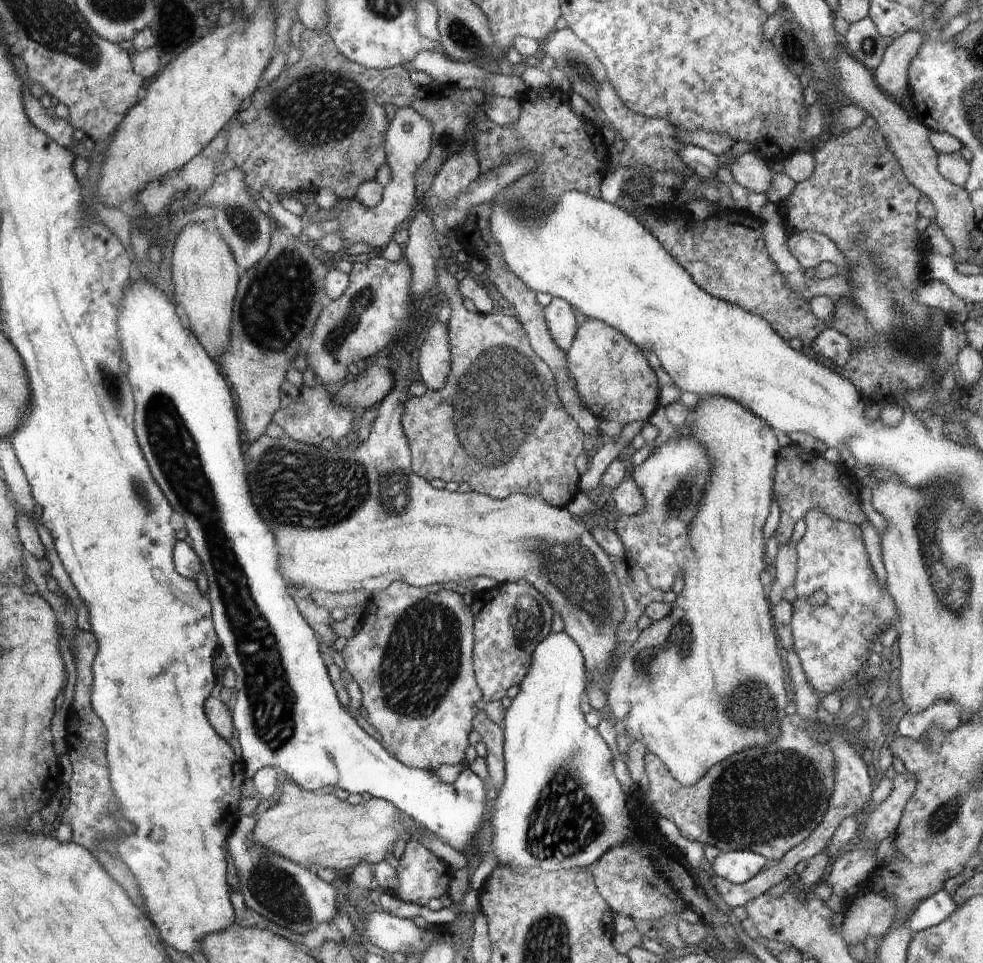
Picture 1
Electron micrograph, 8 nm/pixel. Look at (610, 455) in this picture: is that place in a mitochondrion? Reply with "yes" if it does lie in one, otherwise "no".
no

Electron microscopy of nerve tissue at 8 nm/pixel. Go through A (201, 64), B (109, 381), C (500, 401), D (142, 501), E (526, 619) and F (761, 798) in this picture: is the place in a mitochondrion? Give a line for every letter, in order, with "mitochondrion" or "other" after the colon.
A: other
B: mitochondrion
C: mitochondrion
D: mitochondrion
E: mitochondrion
F: mitochondrion

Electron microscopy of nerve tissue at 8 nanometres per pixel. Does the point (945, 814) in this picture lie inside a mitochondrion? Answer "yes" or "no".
yes

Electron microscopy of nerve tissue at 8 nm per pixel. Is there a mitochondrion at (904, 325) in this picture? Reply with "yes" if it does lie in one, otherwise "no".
yes

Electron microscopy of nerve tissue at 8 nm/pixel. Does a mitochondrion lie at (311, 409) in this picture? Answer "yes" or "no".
no

